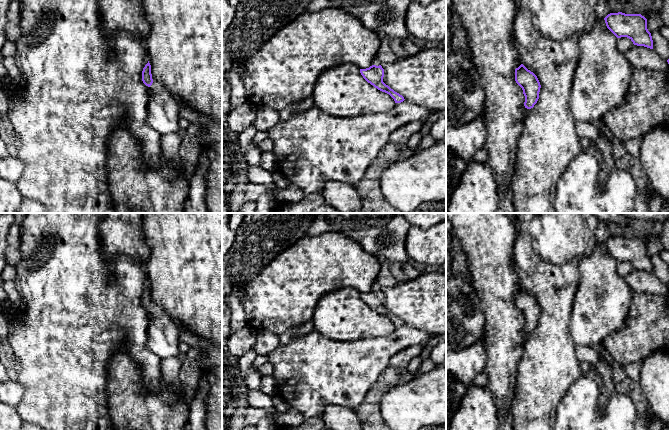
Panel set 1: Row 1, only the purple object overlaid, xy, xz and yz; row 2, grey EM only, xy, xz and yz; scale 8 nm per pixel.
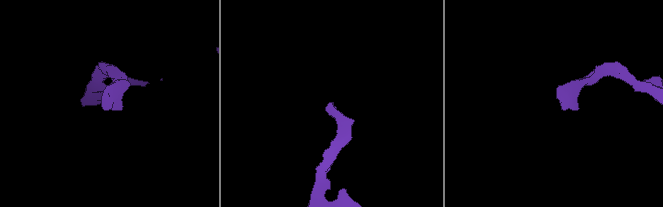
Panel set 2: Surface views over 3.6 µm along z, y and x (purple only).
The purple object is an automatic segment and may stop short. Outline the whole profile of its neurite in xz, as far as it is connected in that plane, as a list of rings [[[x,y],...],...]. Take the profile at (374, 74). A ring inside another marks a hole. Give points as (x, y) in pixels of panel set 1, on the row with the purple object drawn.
[[[381,35],[380,37],[381,46],[374,58],[373,65],[366,69],[360,69],[360,73],[368,83],[378,90],[389,94],[394,99],[395,103],[401,103],[405,100],[404,97],[383,82],[384,69],[381,66],[384,63],[395,62],[399,58],[390,48],[389,36]]]

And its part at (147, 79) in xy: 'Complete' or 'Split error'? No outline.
Split error

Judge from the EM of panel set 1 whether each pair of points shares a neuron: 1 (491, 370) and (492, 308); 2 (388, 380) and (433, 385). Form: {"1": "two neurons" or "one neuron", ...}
{"1": "one neuron", "2": "two neurons"}

